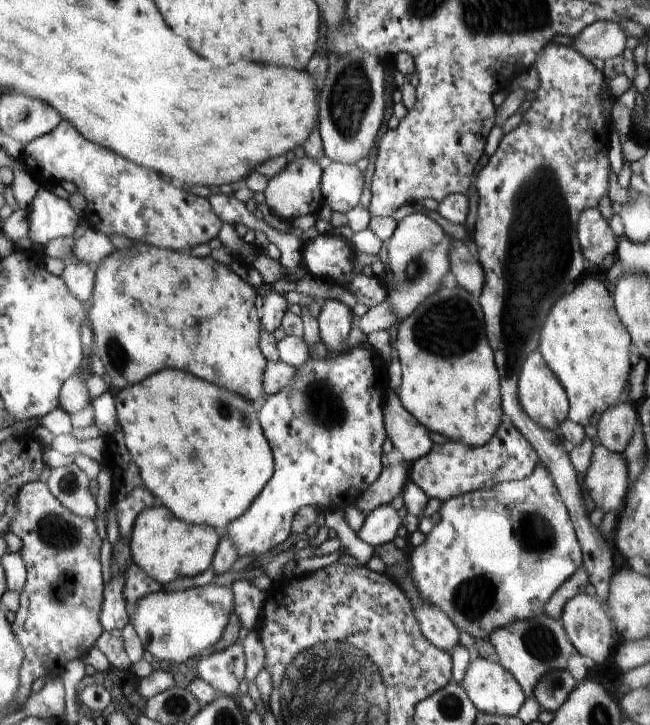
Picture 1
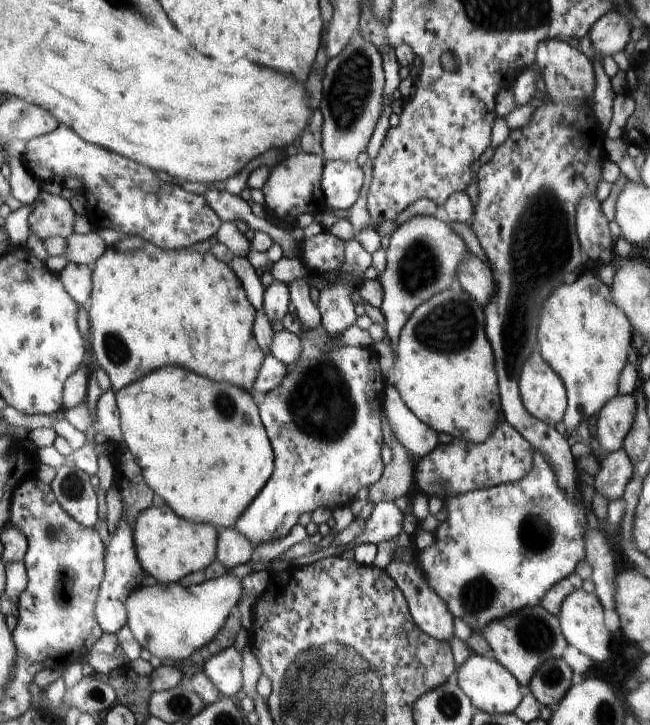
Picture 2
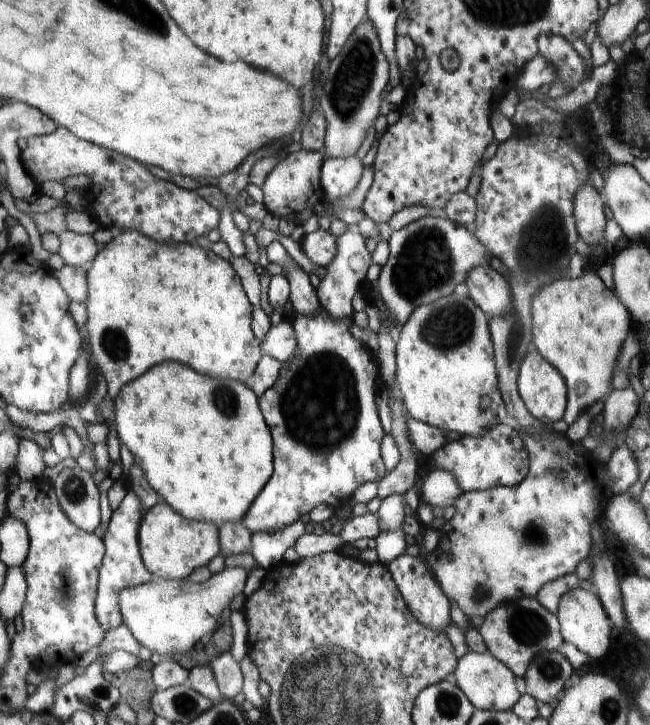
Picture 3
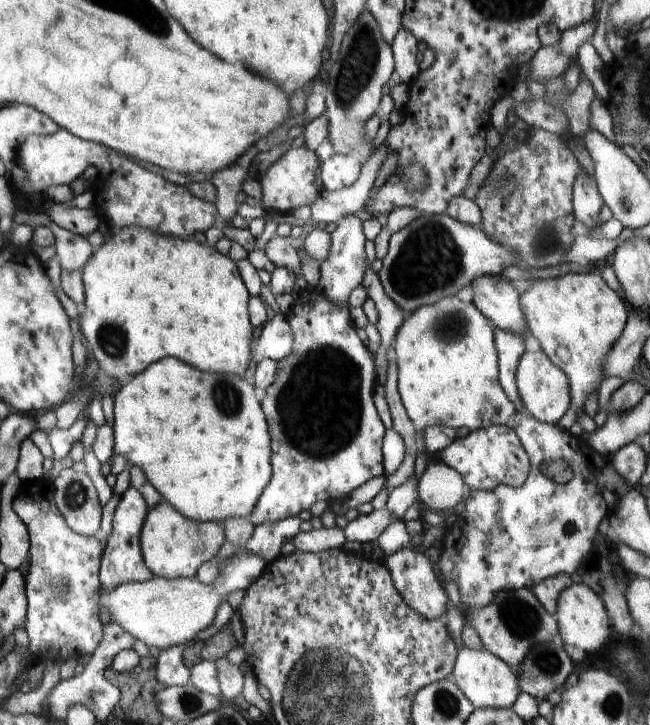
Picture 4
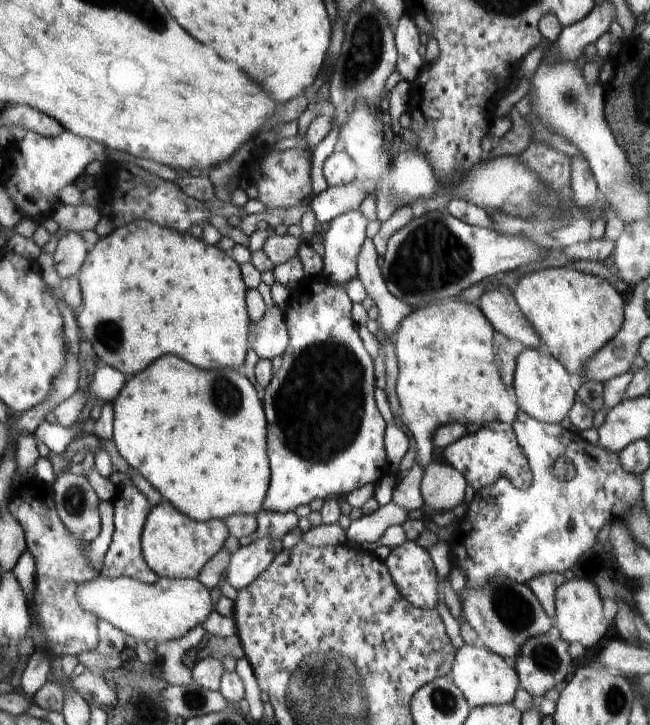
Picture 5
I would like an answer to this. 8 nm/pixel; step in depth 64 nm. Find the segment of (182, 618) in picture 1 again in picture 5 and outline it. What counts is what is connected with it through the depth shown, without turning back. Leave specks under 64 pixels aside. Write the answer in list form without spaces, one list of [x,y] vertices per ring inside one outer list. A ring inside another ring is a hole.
[[[266,537],[231,554],[224,579],[232,588],[246,588],[256,577],[266,571],[274,557],[282,550],[282,540]],[[100,577],[92,583],[83,584],[77,589],[81,605],[99,620],[110,621],[124,634],[134,636],[135,639],[166,642],[173,638],[186,636],[192,628],[202,625],[212,612],[210,590],[198,579],[167,579],[159,577],[152,584],[130,577],[105,579]]]

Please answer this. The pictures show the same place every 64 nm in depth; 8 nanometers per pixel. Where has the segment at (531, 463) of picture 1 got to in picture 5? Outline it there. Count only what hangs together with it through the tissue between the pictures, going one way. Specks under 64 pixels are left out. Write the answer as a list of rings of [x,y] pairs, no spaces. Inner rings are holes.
[[[499,423],[484,425],[471,434],[464,434],[450,446],[443,448],[444,460],[453,466],[465,478],[467,484],[473,486],[476,491],[483,488],[494,487],[497,481],[506,478],[513,487],[526,489],[533,478],[528,459],[520,448],[515,429],[512,425]]]

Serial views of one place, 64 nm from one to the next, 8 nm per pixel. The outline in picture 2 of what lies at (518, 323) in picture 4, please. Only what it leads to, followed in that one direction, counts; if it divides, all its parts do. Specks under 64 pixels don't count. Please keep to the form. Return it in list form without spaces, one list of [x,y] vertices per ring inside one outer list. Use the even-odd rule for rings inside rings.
[[[472,253],[463,256],[457,280],[470,296],[484,306],[493,299],[493,294],[496,292],[491,268]]]

